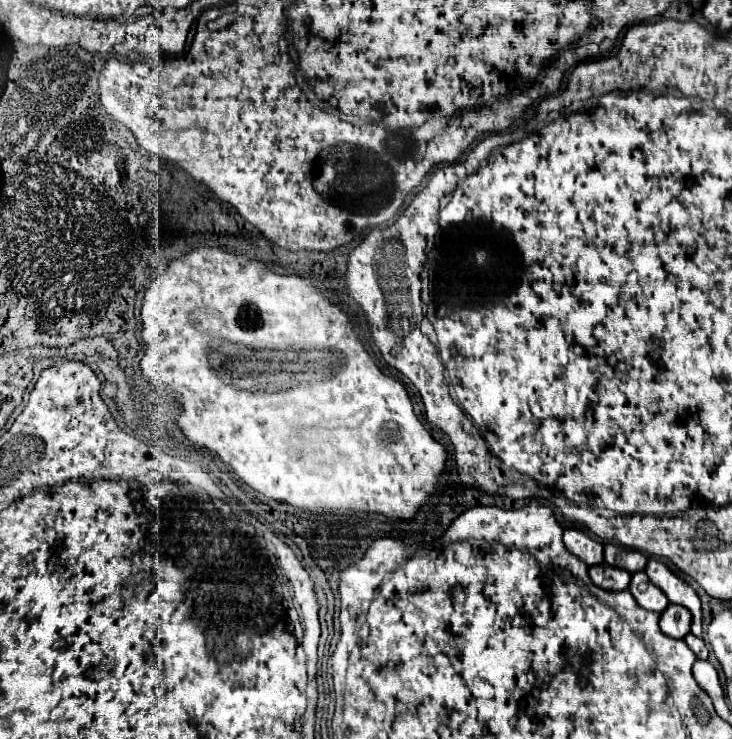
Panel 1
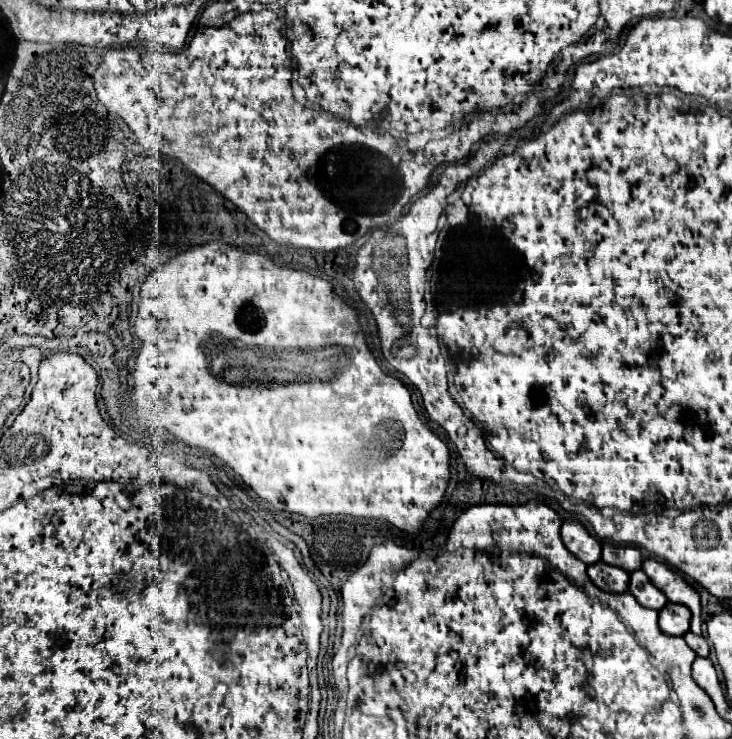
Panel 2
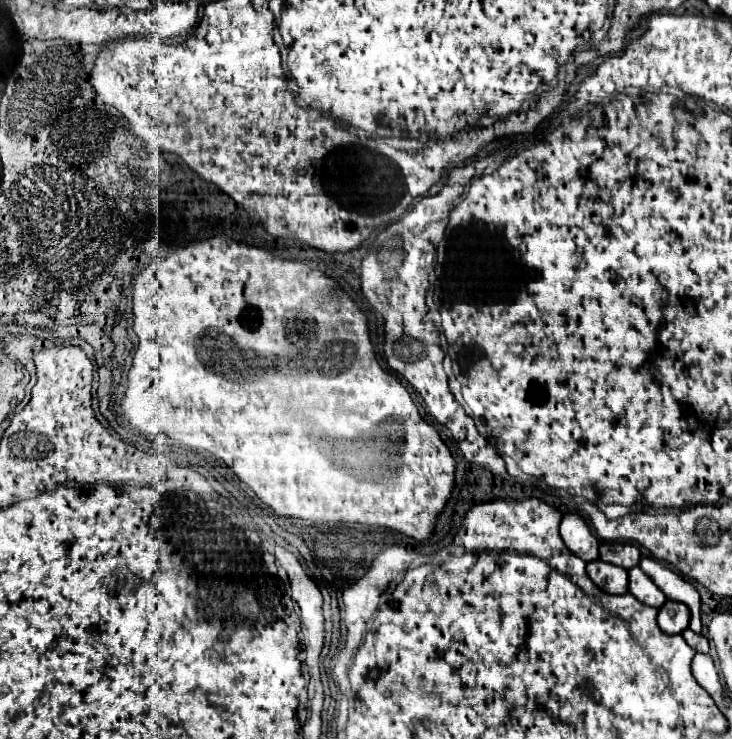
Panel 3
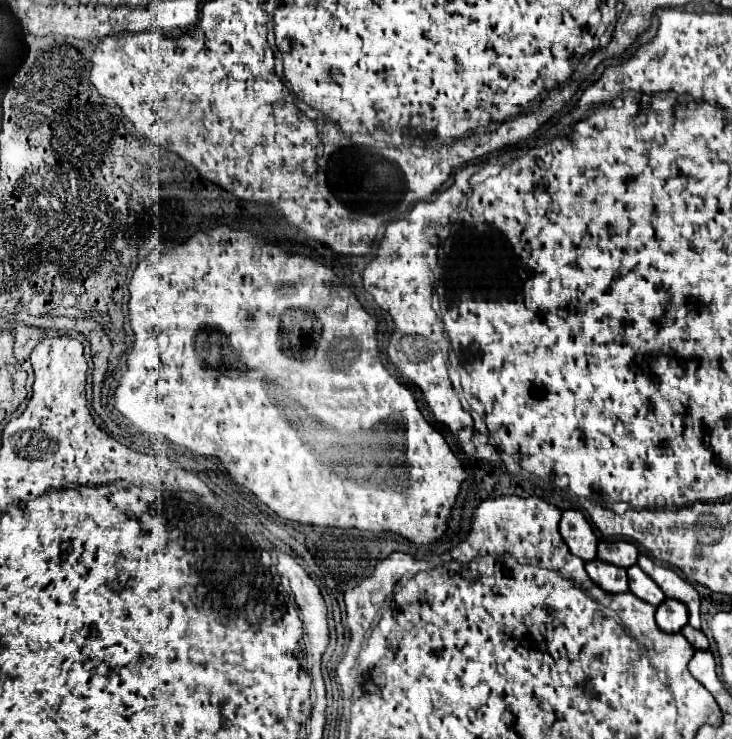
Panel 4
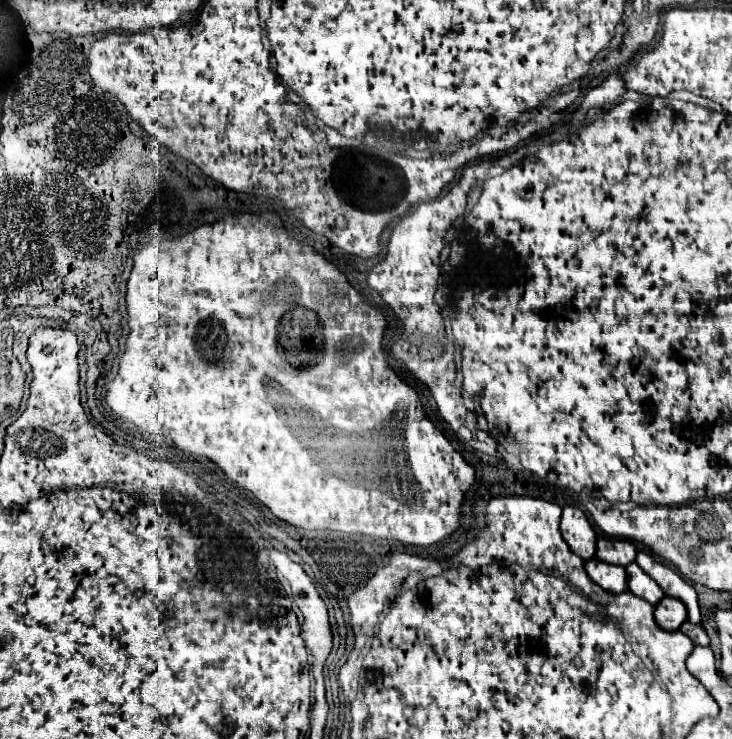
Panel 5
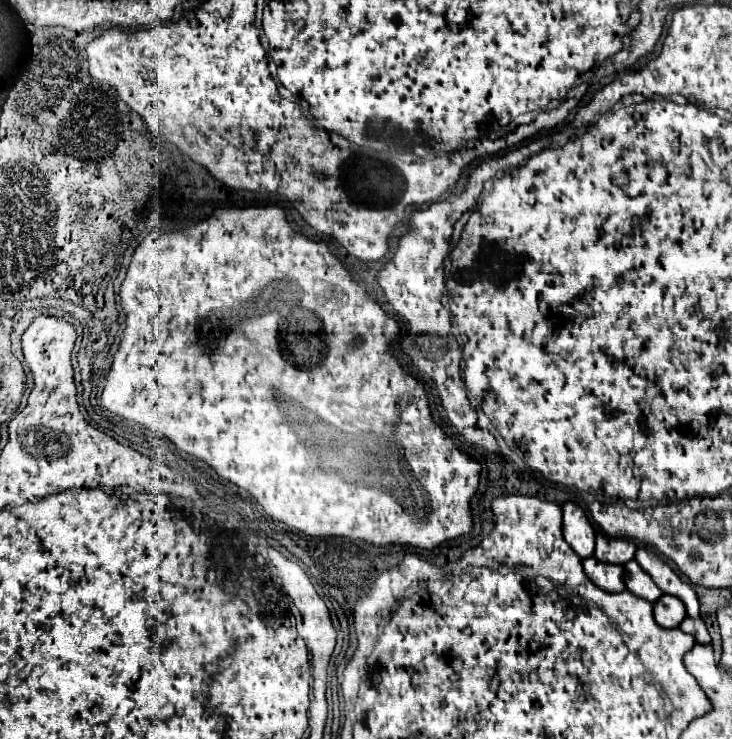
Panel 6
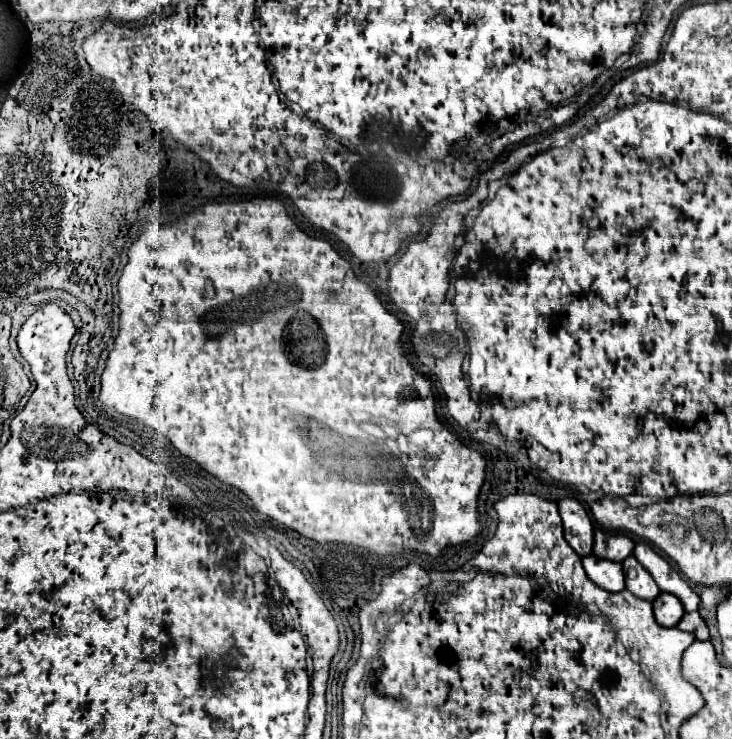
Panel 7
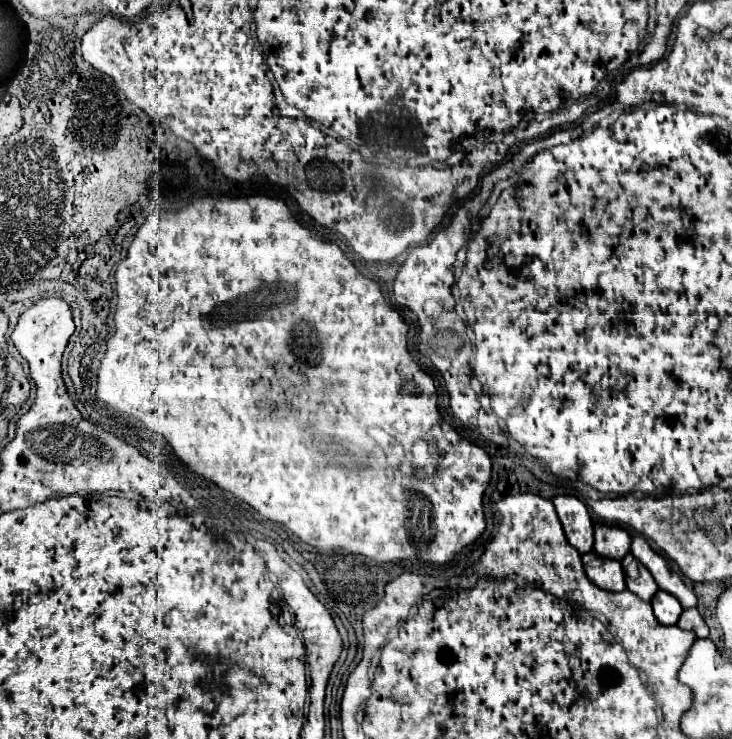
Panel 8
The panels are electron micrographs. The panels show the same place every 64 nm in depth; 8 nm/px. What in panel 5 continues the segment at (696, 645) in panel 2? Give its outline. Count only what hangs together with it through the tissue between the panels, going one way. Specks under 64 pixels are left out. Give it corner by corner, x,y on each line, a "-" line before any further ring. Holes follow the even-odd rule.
684,622
682,626
680,626
680,632
684,632
694,644
698,644
698,646
708,646
710,644
710,638
708,638
708,634
704,632
704,628
700,626
700,624
696,624
696,626
692,626
692,622

